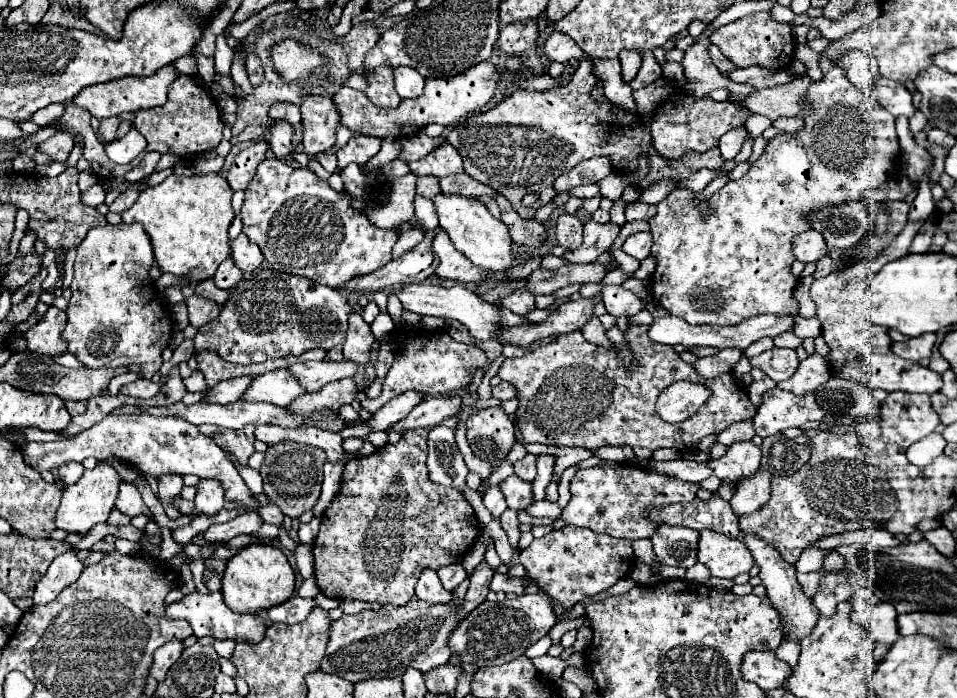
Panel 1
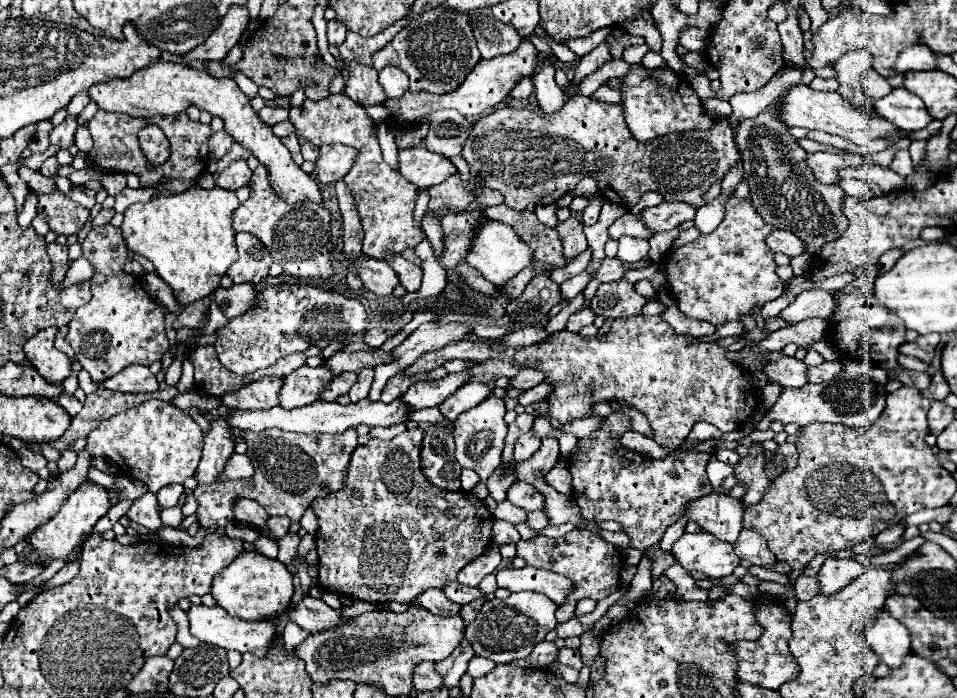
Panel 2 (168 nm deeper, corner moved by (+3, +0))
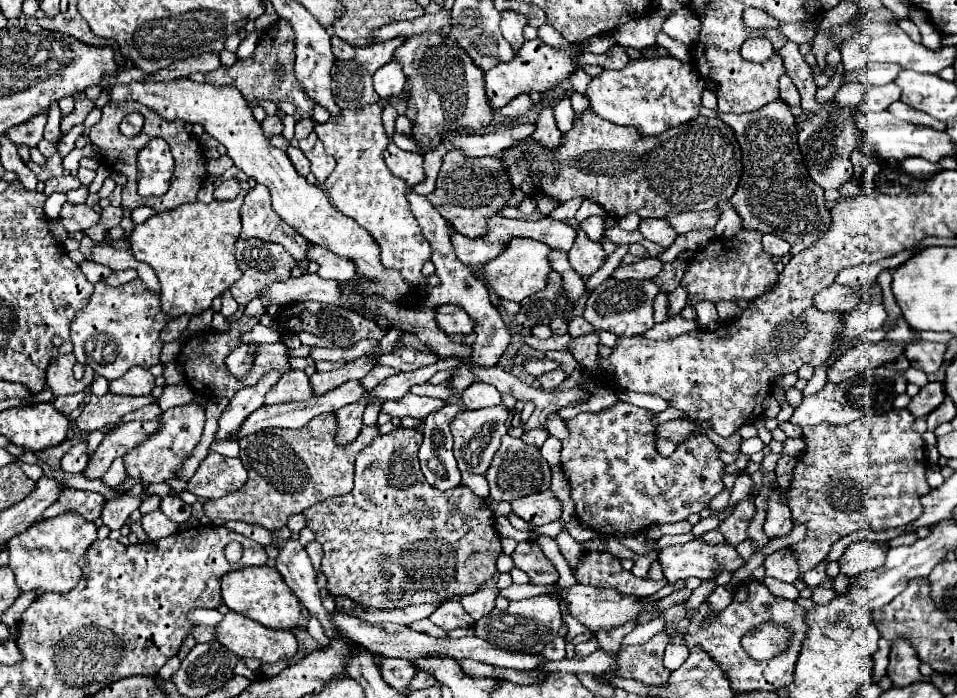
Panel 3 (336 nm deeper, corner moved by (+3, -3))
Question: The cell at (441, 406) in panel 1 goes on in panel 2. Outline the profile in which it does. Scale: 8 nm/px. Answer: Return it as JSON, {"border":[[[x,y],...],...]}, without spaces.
{"border":[[[472,380],[468,384],[464,384],[464,388],[458,388],[448,400],[444,400],[444,404],[440,404],[440,412],[450,422],[454,422],[458,418],[458,414],[478,406],[488,396],[492,396],[492,388],[484,382],[474,382]]]}

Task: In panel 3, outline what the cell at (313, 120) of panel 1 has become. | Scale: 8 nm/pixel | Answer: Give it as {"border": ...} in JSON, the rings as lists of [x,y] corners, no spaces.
{"border":[[[378,103],[362,109],[342,109],[340,115],[332,115],[326,123],[314,121],[314,131],[324,143],[328,155],[337,161],[335,170],[328,176],[324,189],[330,201],[344,215],[356,219],[380,247],[380,261],[388,269],[400,271],[402,279],[414,289],[422,287],[422,263],[430,259],[430,245],[424,239],[414,215],[408,207],[408,187],[402,179],[396,179],[384,163],[384,147],[388,137],[382,127],[382,111]]]}

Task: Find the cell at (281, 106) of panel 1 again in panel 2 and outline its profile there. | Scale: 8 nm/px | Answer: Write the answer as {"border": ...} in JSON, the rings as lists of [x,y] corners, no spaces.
{"border":[[[264,106],[258,114],[268,126],[274,126],[274,124],[278,124],[278,122],[288,118],[288,110],[286,108],[272,108],[272,106]]]}

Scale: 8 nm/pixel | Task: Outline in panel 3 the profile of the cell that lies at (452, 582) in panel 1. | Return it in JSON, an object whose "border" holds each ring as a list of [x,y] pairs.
{"border":[[[480,587],[478,591],[474,591],[472,595],[462,597],[462,605],[464,609],[470,613],[472,619],[480,619],[484,615],[488,615],[494,609],[494,599],[498,595],[498,589],[490,589],[490,587]]]}

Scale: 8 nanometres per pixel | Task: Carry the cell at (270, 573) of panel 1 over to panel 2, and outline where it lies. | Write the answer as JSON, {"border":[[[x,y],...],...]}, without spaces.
{"border":[[[242,552],[230,566],[222,568],[212,582],[212,596],[232,616],[244,620],[266,620],[284,614],[294,594],[292,574],[280,560],[270,560],[258,552]]]}

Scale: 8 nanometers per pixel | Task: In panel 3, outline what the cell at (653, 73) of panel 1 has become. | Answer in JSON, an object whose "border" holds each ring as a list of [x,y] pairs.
{"border":[[[576,69],[572,75],[572,91],[576,93],[584,93],[588,89],[588,83],[592,81],[590,75],[586,75],[582,69]]]}

